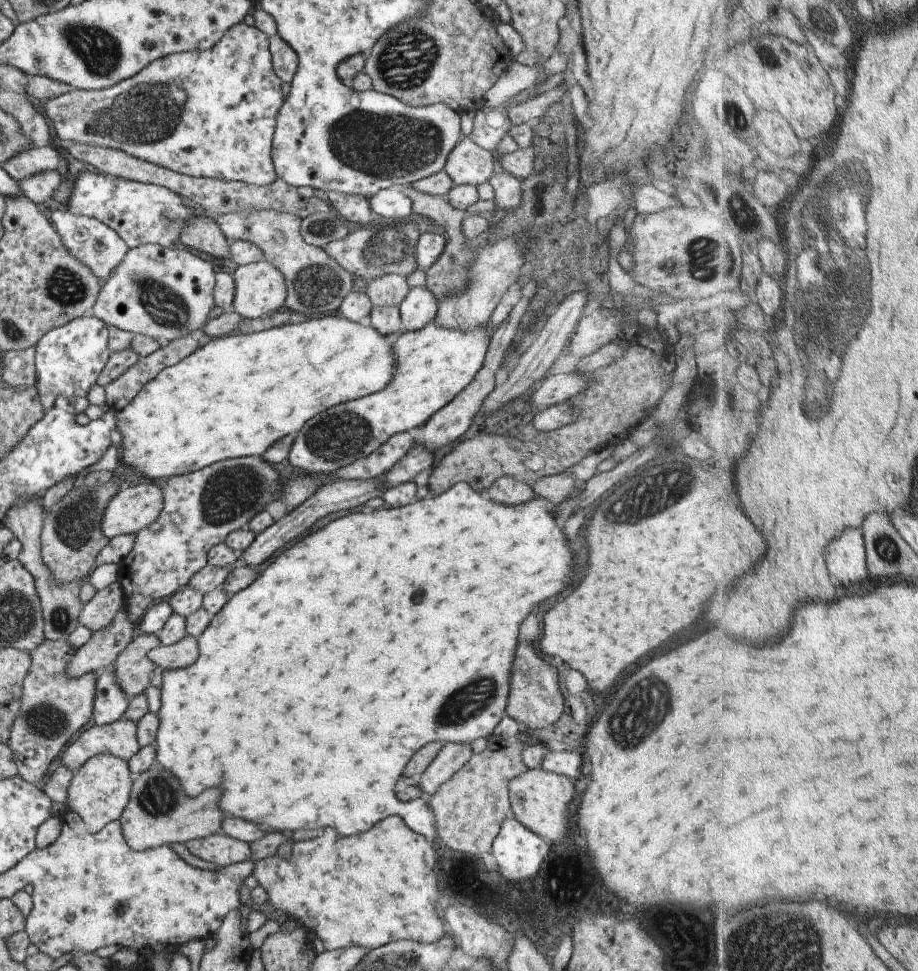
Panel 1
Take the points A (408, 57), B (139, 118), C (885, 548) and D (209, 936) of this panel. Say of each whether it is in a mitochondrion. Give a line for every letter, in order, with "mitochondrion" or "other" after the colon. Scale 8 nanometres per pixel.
A: mitochondrion
B: mitochondrion
C: mitochondrion
D: other

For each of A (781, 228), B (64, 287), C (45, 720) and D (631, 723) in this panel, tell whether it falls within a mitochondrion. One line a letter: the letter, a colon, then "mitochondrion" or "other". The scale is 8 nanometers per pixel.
A: other
B: mitochondrion
C: mitochondrion
D: mitochondrion

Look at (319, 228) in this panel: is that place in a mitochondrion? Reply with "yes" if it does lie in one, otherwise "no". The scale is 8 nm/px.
yes

